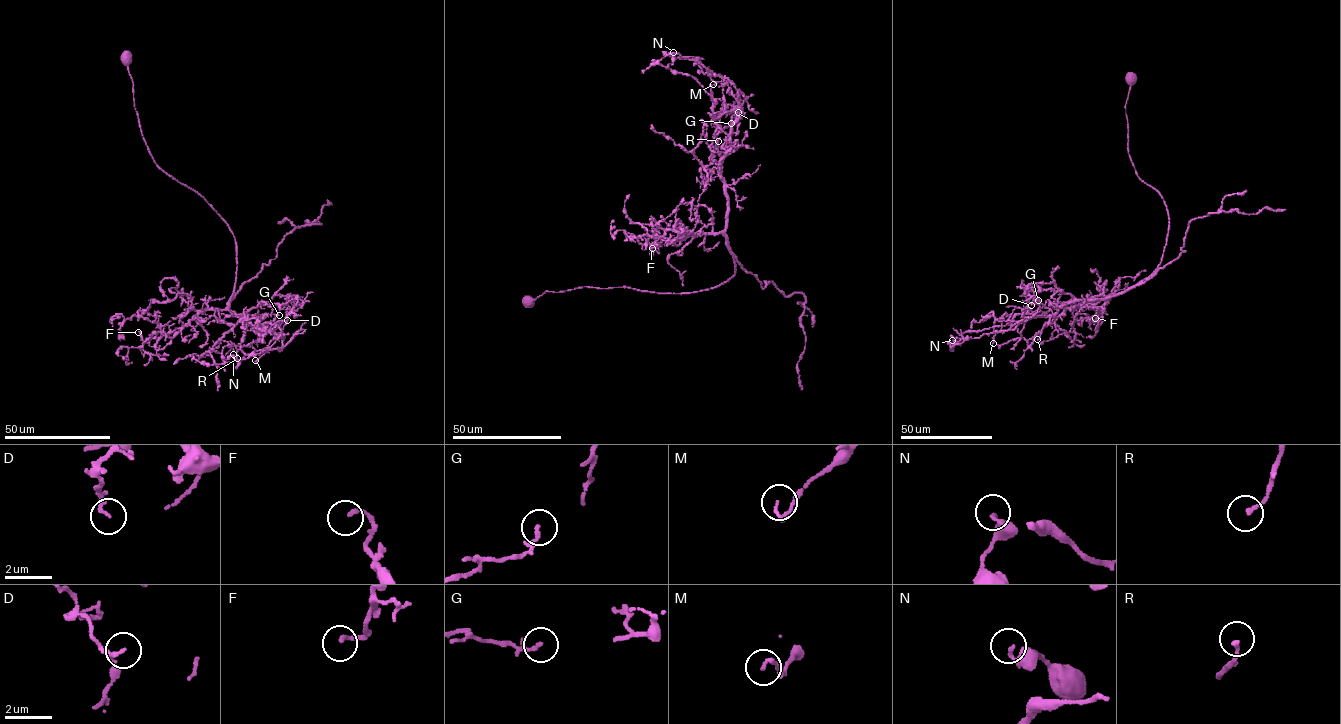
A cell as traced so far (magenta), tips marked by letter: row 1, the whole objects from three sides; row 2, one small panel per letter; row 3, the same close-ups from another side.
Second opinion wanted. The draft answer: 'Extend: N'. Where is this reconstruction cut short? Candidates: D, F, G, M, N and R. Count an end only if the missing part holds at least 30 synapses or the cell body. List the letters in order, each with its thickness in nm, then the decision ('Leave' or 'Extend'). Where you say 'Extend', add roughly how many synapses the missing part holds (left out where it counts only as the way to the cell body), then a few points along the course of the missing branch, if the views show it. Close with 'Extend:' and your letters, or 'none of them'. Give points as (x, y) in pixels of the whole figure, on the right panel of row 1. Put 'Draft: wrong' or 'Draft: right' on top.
Draft: wrong
D: Thickness 180 nm. Leave
F: Thickness 170 nm. Leave
G: Thickness 120 nm. Leave
M: Thickness 110 nm. Leave
N: Thickness 190 nm. Leave
R: Thickness 160 nm. Leave
Extend: none of them

